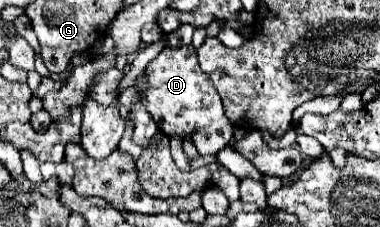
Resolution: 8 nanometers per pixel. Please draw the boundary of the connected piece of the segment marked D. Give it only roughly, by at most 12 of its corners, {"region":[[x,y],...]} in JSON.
{"region":[[192,47],[148,63],[146,111],[200,155],[232,143],[232,123]]}

